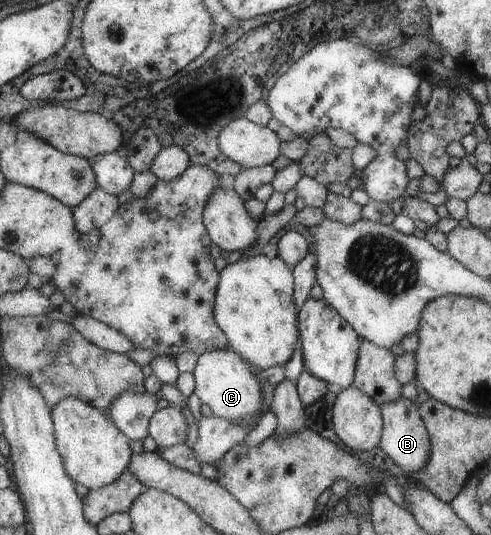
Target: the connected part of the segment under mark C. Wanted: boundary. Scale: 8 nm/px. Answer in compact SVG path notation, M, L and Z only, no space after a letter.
M230 347L201 353L191 371L195 383L193 392L201 404L208 405L214 416L231 422L252 420L256 425L265 412L261 404L259 381L248 367L250 364Z

